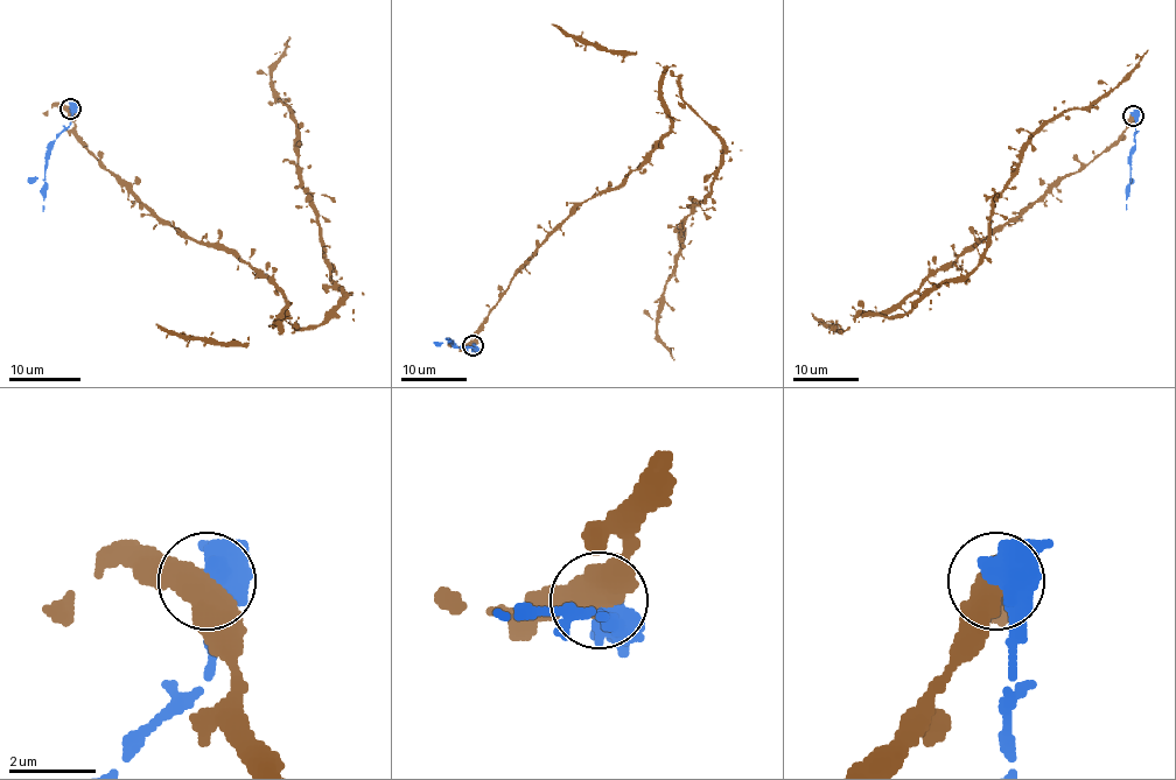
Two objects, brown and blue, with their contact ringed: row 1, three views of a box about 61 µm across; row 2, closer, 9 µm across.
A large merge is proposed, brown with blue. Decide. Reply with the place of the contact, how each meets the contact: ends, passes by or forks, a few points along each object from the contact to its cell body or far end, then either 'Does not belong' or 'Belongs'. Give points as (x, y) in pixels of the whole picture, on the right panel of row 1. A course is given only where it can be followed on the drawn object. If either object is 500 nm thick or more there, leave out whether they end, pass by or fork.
Place: (1133, 116). Course of brown: (1133, 116), (896, 304), (853, 308), (903, 317), (972, 269), (1020, 153), (1148, 49). Course of blue: (1133, 116), (1135, 145), (1129, 154), (1127, 209). Does not belong

